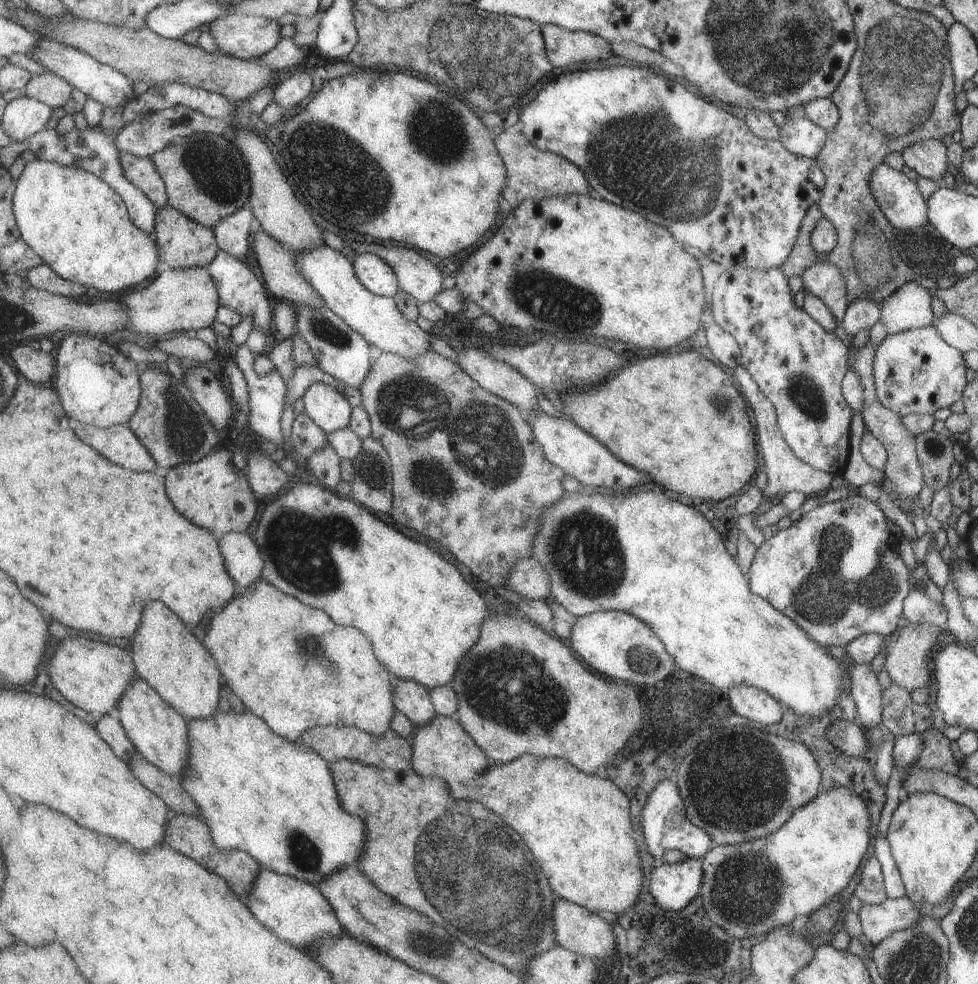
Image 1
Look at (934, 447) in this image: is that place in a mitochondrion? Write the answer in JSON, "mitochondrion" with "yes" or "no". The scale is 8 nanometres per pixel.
{"mitochondrion":"no"}

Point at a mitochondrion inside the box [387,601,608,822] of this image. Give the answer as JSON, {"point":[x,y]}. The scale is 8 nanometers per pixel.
{"point":[505,687]}

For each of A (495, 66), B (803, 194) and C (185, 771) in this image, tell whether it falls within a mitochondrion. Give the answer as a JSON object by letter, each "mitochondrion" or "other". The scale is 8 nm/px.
{"A":"mitochondrion","B":"other","C":"other"}

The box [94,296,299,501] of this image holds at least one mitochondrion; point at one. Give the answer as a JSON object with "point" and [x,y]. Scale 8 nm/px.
{"point":[186,430]}

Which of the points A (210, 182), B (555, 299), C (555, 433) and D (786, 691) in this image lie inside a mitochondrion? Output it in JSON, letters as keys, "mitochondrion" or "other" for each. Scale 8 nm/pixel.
{"A":"mitochondrion","B":"mitochondrion","C":"other","D":"other"}

